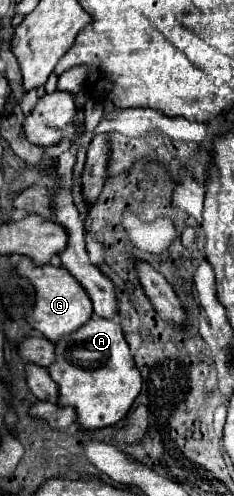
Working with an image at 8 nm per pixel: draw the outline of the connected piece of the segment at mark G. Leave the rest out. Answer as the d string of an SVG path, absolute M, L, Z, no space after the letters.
M24 259L16 265L18 273L24 275L34 287L36 287L36 305L34 309L28 313L28 323L40 331L46 339L50 341L58 341L70 333L74 333L76 329L80 329L82 325L86 325L92 317L92 301L90 295L86 293L86 289L70 275L70 271L66 267L54 267L54 265L34 265L34 261Z

